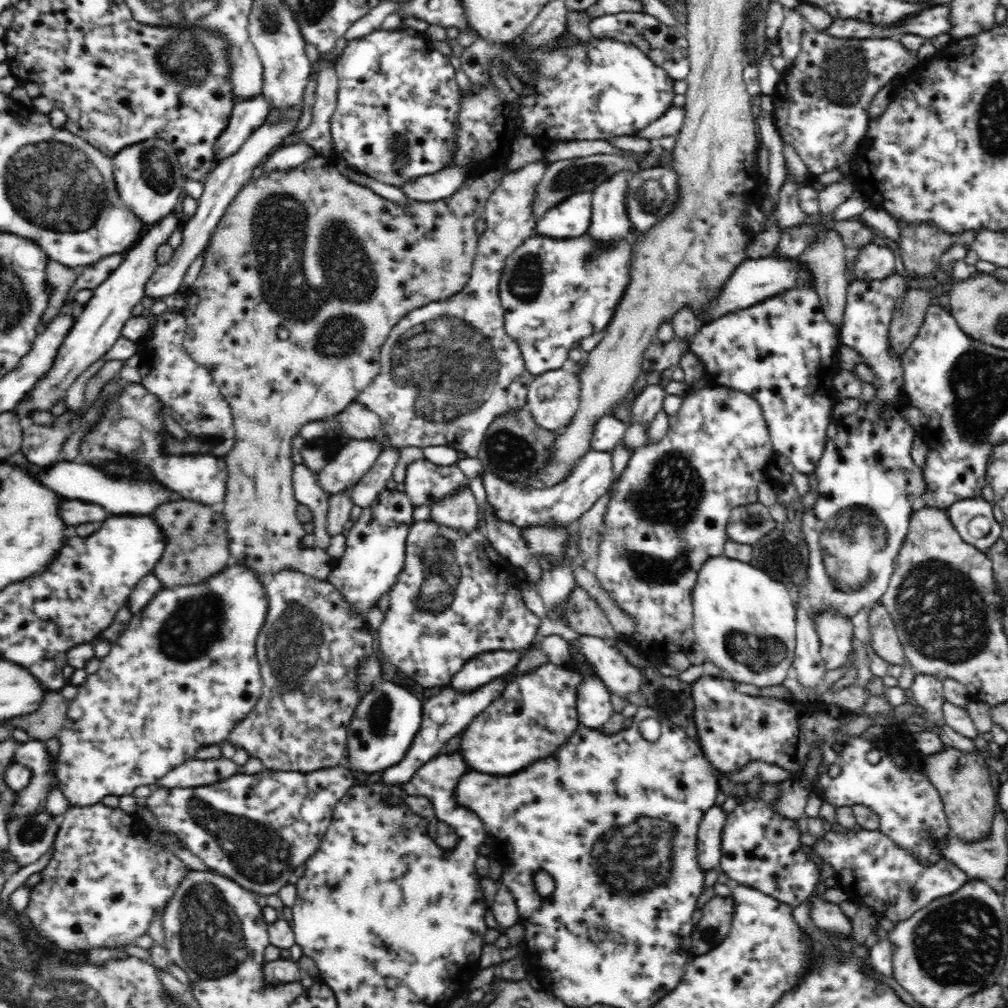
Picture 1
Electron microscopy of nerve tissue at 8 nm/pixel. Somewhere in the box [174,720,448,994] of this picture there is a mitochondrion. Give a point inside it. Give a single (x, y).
(212, 941)

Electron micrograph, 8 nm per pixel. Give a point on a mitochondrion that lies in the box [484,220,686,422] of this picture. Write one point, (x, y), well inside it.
(526, 276)

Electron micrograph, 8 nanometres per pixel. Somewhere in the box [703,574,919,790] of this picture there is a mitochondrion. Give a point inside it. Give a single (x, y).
(762, 655)

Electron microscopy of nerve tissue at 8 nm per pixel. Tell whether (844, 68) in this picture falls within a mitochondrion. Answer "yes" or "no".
yes

